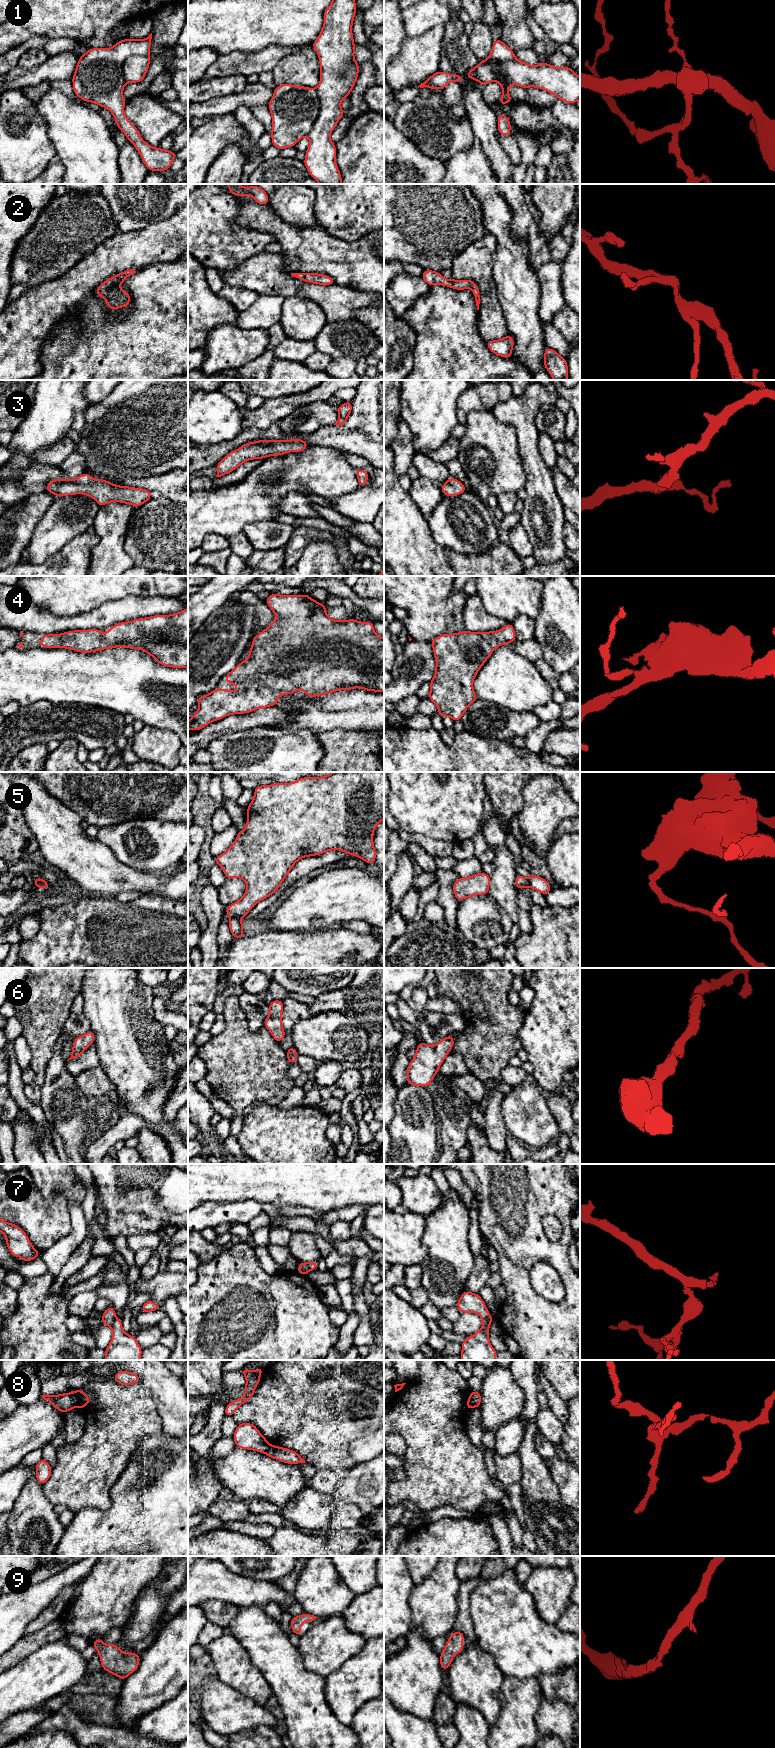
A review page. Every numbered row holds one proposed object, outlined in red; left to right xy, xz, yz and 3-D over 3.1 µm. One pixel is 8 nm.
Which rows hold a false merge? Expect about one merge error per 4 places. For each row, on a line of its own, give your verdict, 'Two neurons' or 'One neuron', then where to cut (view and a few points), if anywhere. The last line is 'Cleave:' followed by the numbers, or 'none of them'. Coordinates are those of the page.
1: One neuron. No split
2: One neuron. No split
3: One neuron. No split
4: One neuron. No split
5: Two neurons. Split along xz (230, 917), (237, 917), (239, 919)
6: One neuron. No split
7: Two neurons. Split along xy (116, 1319), (111, 1326)
8: Two neurons. Split along xy (69, 1393), (74, 1406)
9: One neuron. No split
Cleave: 5, 7, 8

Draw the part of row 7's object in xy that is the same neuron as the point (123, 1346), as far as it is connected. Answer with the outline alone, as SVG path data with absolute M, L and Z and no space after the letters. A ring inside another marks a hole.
M121 1319L112 1325L112 1340L105 1348L105 1360L140 1360L142 1348L136 1338L124 1332Z

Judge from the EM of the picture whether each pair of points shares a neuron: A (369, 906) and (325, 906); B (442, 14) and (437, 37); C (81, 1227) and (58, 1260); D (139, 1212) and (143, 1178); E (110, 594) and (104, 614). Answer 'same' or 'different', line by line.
A: same
B: different
C: same
D: same
E: different

